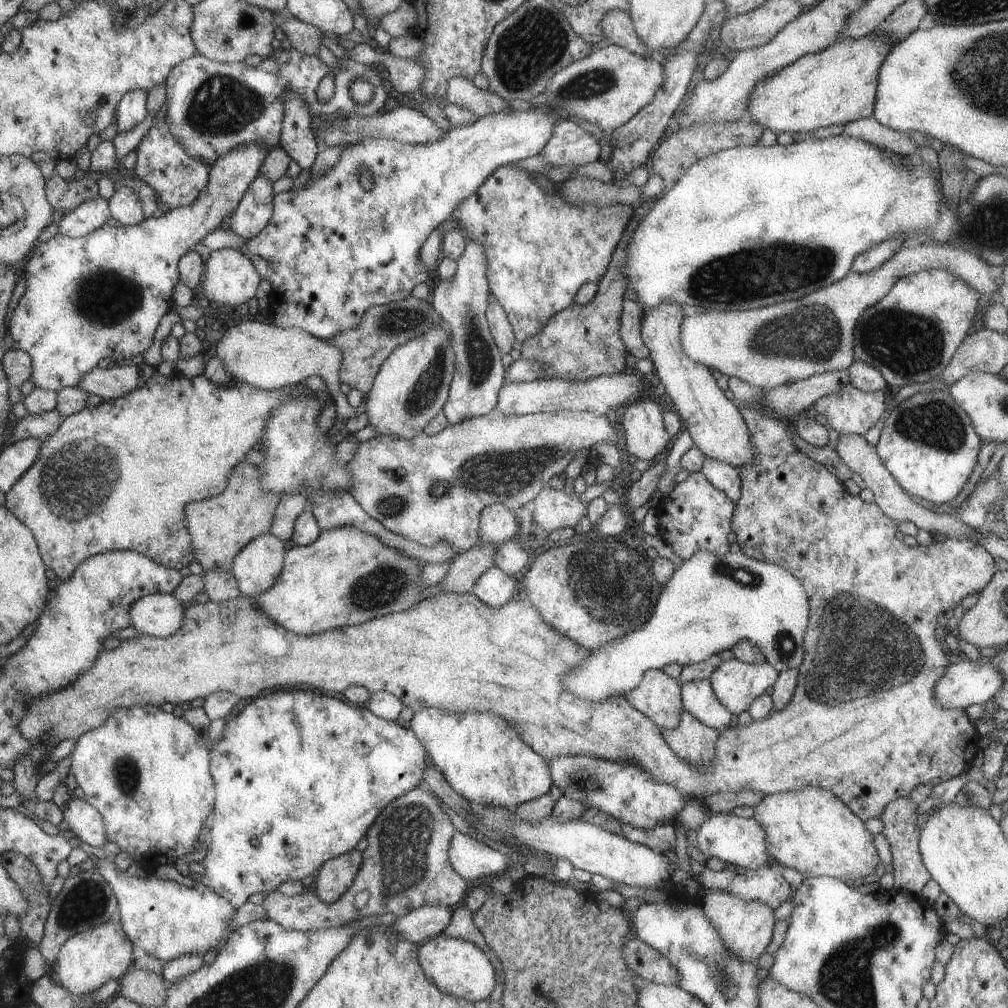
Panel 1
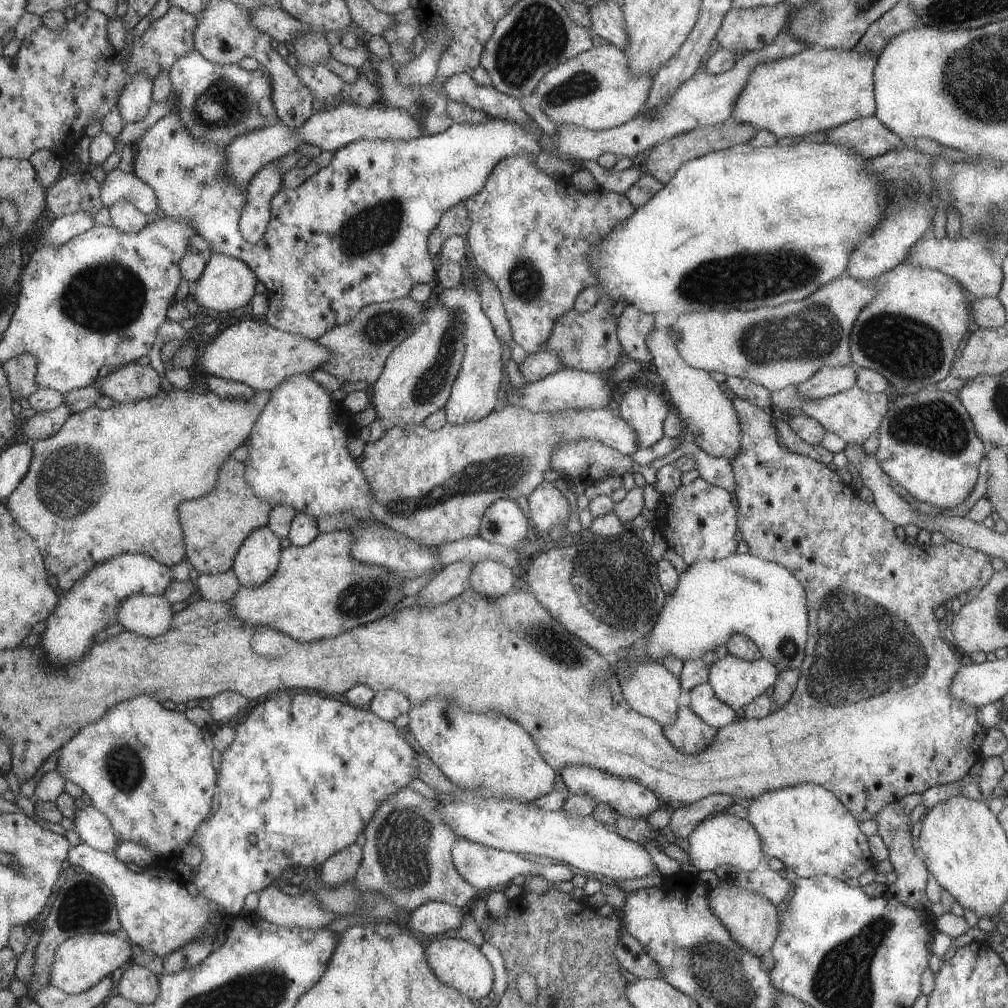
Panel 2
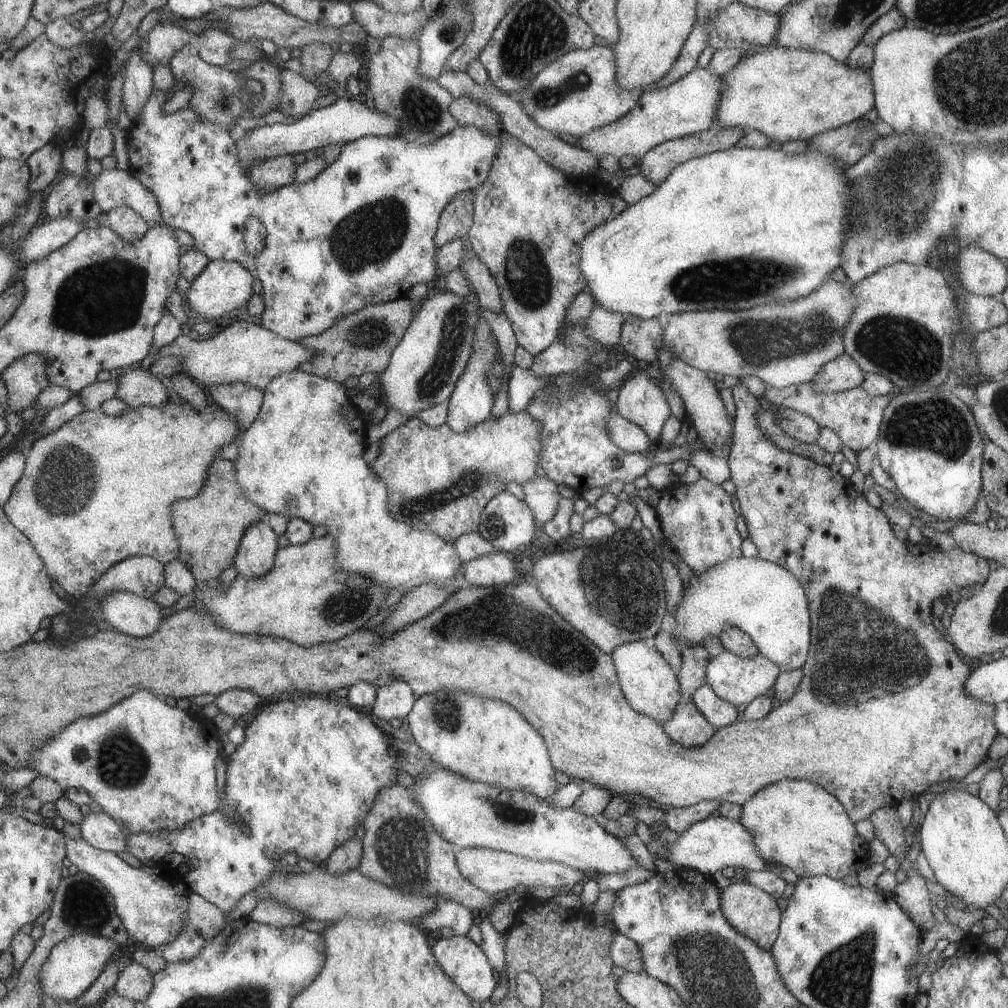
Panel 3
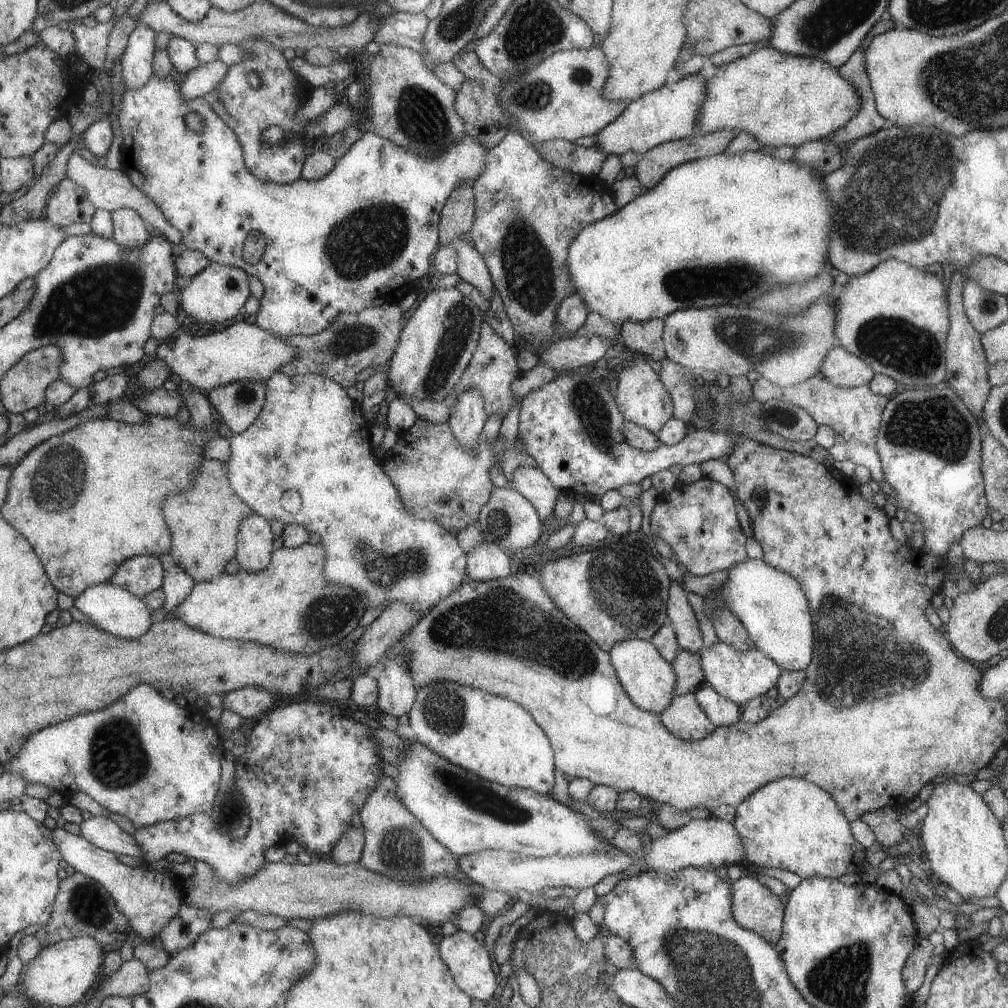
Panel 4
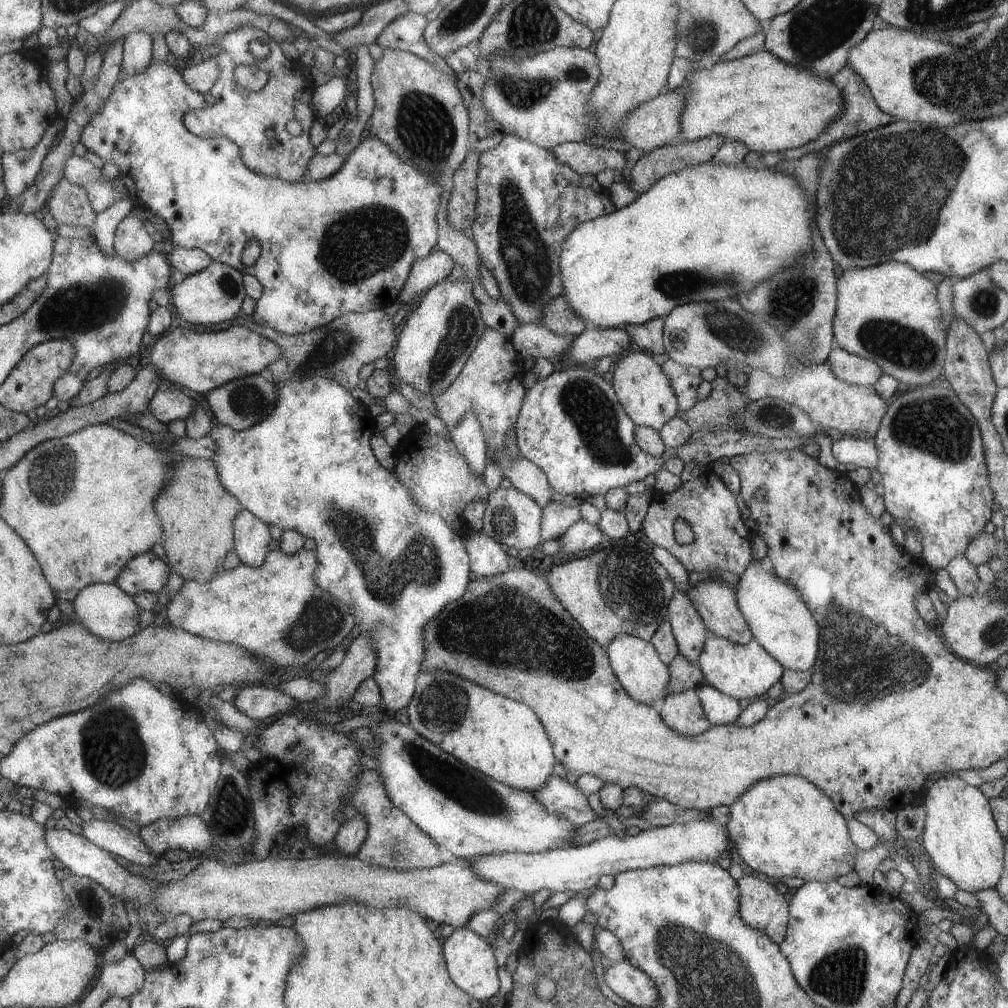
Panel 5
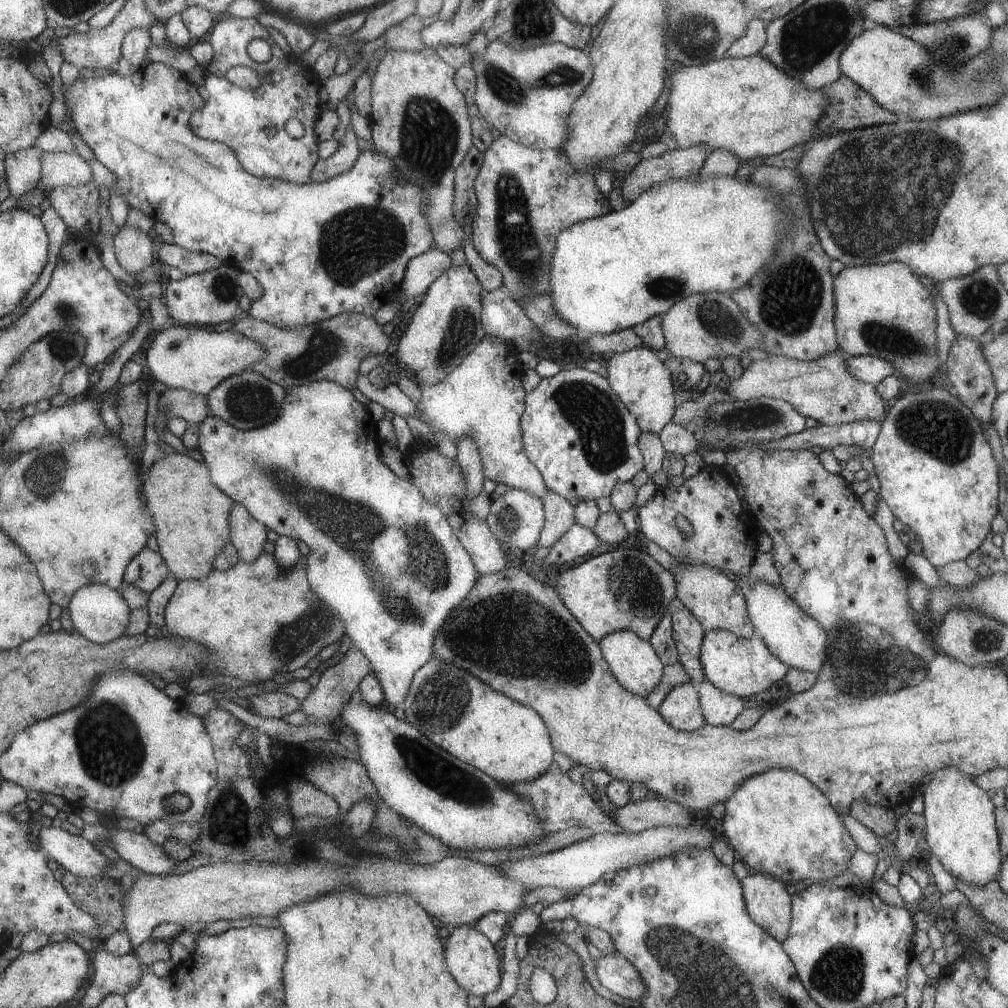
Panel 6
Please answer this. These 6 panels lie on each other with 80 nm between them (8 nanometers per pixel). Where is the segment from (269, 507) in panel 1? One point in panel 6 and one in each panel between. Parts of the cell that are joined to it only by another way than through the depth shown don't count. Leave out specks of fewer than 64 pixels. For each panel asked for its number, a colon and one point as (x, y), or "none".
2: (214, 527)
3: (209, 526)
4: (204, 520)
5: (197, 512)
6: (190, 513)

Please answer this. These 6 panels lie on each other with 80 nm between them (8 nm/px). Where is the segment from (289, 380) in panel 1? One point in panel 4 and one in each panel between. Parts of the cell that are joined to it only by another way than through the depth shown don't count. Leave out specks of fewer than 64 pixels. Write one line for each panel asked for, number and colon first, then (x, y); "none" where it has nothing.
2: (250, 352)
3: (243, 352)
4: (241, 352)

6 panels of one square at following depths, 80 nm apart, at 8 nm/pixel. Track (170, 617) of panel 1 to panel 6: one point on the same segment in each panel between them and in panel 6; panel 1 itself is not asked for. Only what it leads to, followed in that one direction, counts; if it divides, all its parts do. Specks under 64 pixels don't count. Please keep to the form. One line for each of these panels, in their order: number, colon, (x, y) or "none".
2: (145, 615)
3: (128, 613)
4: (114, 609)
5: (106, 609)
6: (99, 612)

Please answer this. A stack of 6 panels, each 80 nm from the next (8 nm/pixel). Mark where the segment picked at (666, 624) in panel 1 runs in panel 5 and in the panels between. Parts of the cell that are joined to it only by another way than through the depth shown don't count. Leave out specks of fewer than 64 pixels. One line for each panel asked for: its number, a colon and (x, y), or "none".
2: (741, 594)
3: (764, 600)
4: (770, 603)
5: (775, 612)

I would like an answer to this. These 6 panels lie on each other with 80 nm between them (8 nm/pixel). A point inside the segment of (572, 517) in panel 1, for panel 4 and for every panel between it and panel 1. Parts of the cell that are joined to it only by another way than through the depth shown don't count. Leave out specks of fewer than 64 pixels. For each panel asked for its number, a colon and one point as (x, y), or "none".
2: (548, 507)
3: (540, 494)
4: (530, 482)

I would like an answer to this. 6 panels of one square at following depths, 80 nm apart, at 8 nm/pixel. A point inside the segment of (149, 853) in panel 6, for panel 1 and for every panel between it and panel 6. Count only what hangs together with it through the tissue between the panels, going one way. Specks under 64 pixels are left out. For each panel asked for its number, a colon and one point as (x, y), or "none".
1: (84, 820)
2: (94, 827)
3: (100, 829)
4: (100, 830)
5: (112, 837)

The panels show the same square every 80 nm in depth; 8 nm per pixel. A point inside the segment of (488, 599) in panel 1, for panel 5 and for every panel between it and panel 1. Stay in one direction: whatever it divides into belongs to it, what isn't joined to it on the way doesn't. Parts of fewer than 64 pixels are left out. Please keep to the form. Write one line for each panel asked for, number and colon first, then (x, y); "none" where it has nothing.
2: (491, 578)
3: (493, 570)
4: (488, 562)
5: (487, 559)

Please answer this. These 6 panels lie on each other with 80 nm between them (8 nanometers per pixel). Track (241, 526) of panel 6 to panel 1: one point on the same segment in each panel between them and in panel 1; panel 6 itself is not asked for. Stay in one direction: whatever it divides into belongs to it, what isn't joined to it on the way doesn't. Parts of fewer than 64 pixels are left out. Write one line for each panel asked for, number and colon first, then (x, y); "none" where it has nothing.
1: (256, 568)
2: (257, 559)
3: (255, 556)
4: (254, 542)
5: (251, 536)

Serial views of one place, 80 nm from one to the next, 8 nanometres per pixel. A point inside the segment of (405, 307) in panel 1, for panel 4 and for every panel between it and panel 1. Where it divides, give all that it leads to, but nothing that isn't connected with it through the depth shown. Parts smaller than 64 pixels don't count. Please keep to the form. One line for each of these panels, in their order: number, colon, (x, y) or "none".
2: (359, 348)
3: (361, 342)
4: (353, 341)

